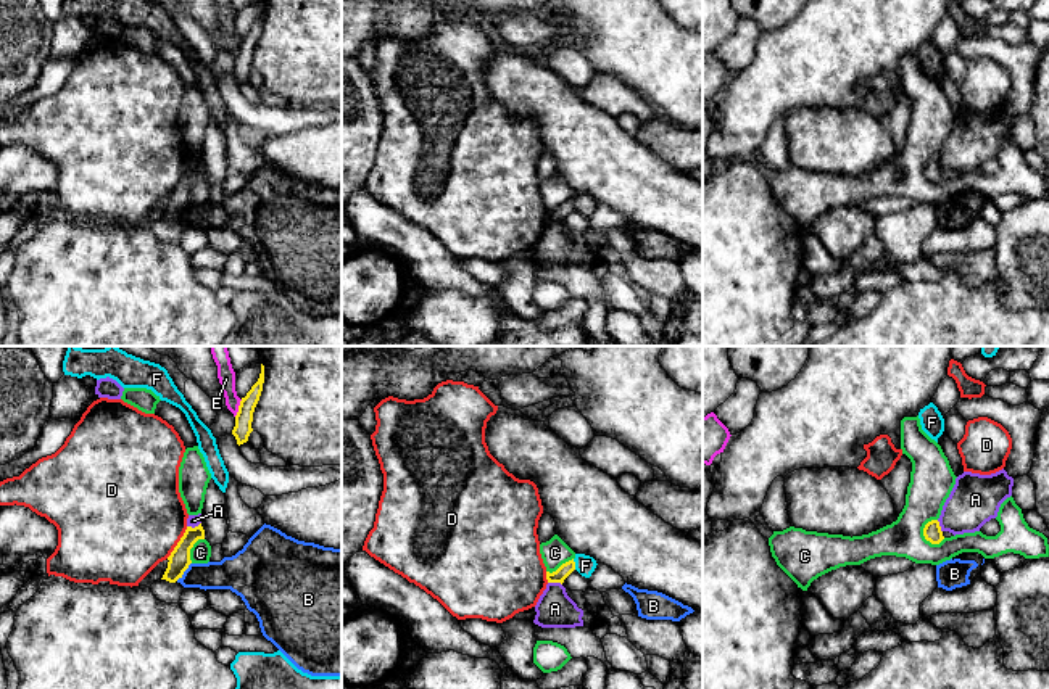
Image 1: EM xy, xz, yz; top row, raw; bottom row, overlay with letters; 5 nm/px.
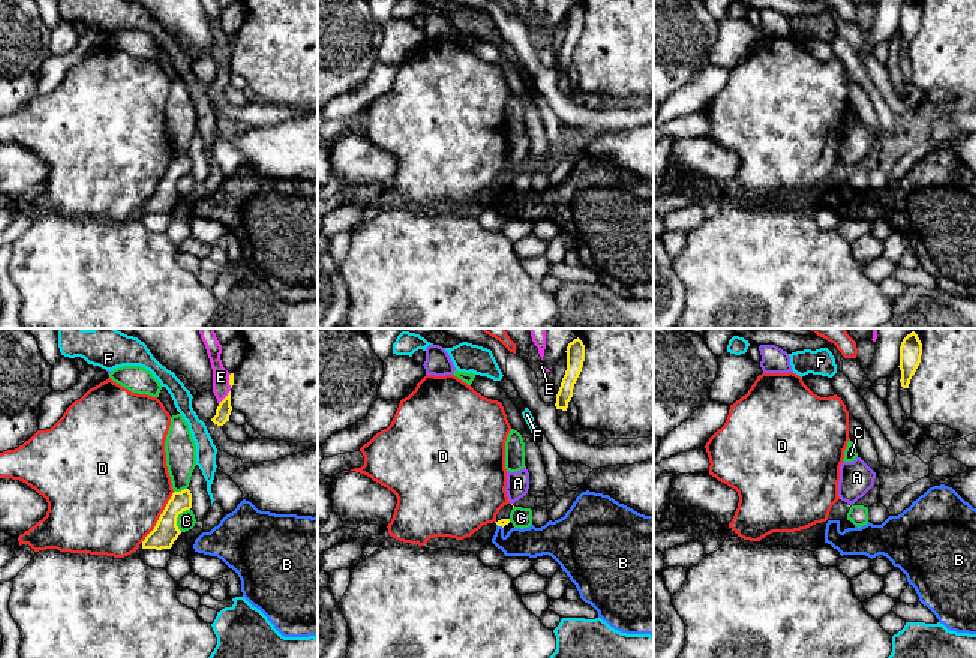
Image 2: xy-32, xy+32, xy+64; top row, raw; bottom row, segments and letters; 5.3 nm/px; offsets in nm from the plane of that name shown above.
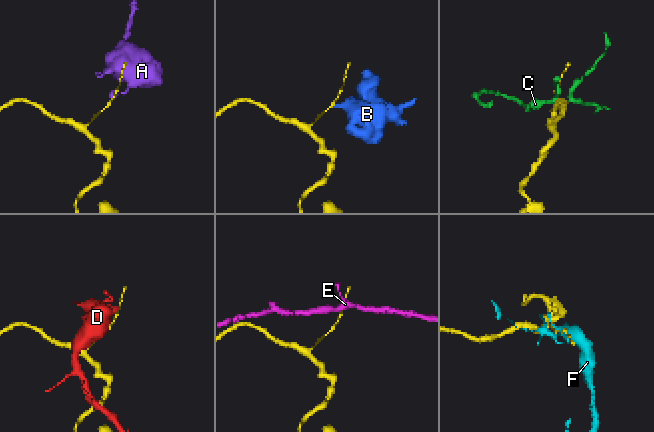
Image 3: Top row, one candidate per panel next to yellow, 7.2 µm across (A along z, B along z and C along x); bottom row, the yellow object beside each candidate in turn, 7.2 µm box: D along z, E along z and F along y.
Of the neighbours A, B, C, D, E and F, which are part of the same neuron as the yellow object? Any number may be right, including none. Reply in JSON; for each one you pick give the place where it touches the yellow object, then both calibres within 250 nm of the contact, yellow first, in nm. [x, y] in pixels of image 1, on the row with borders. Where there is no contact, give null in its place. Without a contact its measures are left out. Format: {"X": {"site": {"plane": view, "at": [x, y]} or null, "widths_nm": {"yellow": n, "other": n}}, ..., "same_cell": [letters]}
{"same_cell": []}

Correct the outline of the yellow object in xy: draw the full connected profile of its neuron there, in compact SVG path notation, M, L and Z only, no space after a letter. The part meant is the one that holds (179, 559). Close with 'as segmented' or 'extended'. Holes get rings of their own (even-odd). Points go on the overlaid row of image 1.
M201 523L195 528L187 526L184 536L168 557L168 568L161 580L166 580L169 583L176 583L179 578L182 578L184 571L192 563L190 560L190 549L198 539L205 539L205 530Z | as segmented

